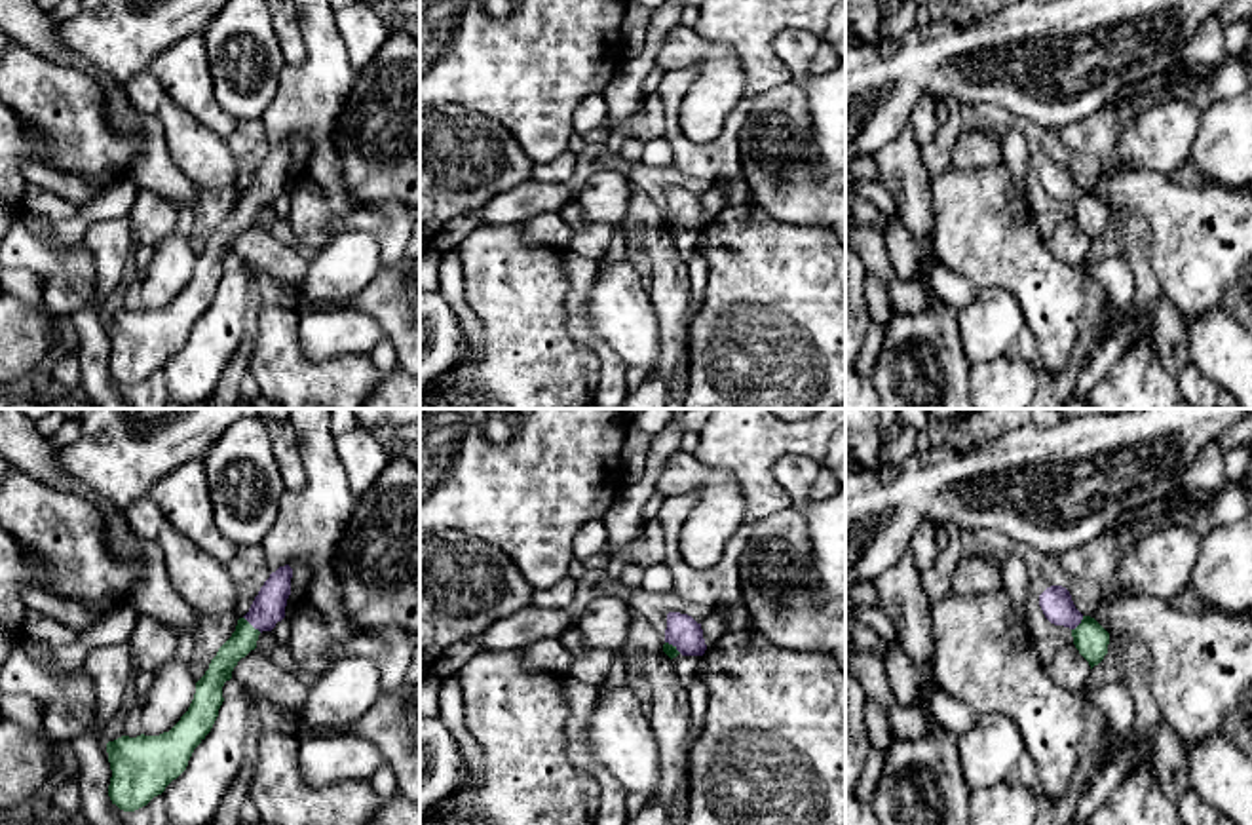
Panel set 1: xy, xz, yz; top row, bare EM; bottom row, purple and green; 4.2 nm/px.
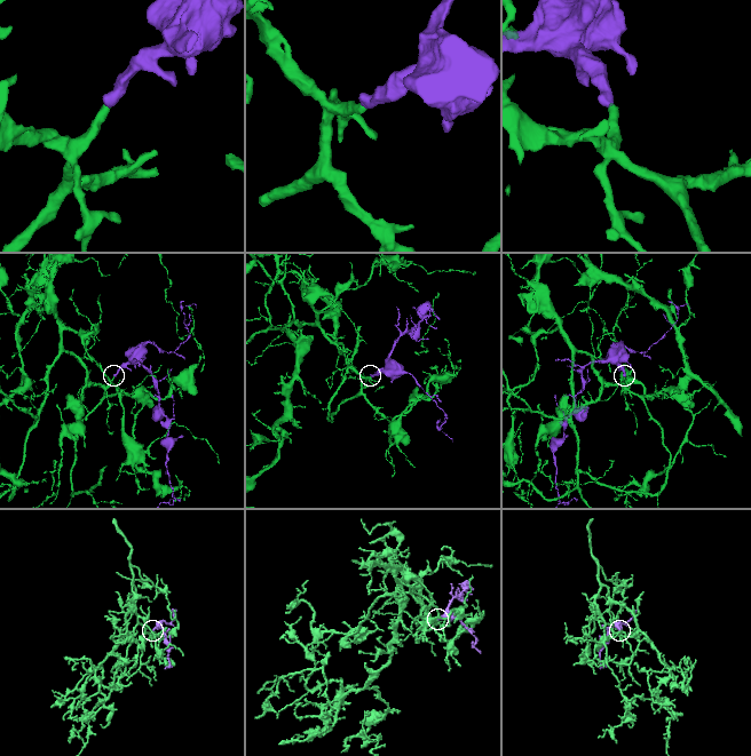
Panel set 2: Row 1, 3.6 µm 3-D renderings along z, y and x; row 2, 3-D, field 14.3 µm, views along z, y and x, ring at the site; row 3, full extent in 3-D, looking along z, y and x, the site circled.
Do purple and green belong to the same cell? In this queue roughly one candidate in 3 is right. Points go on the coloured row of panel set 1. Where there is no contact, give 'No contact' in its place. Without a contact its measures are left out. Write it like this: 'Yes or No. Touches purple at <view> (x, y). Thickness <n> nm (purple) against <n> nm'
Yes. Touches purple at xy (253, 626). Thickness 140 nm (purple) against 110 nm

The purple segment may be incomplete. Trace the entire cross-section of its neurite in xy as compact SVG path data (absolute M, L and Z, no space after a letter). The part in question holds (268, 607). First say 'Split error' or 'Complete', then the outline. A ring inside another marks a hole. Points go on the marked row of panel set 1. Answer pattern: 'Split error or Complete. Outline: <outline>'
Split error. Outline: M279 566L260 587L249 612L237 620L232 637L218 648L180 720L160 736L122 736L106 743L112 770L108 796L123 812L146 806L188 766L194 749L211 732L224 701L222 686L241 658L256 648L258 635L285 618L293 568Z

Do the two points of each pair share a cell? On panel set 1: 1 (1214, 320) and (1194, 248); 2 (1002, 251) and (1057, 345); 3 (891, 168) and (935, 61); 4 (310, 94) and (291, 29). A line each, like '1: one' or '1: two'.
1: two
2: one
3: two
4: two

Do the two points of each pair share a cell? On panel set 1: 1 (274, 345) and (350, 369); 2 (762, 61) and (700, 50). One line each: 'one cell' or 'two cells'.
1: one cell
2: two cells

